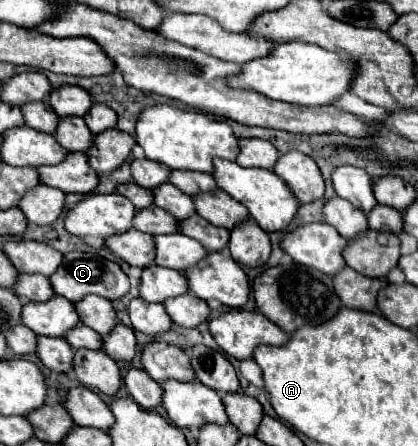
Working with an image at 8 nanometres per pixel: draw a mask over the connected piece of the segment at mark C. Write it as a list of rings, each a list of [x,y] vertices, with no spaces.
[[[68,252],[68,254],[64,254],[60,268],[52,276],[48,276],[48,280],[50,280],[52,290],[56,294],[68,298],[70,302],[76,302],[78,298],[82,298],[86,294],[96,294],[96,296],[102,296],[108,300],[116,300],[116,298],[122,298],[130,290],[130,280],[124,274],[124,270],[116,262],[110,262],[102,256],[98,256],[96,252]]]

